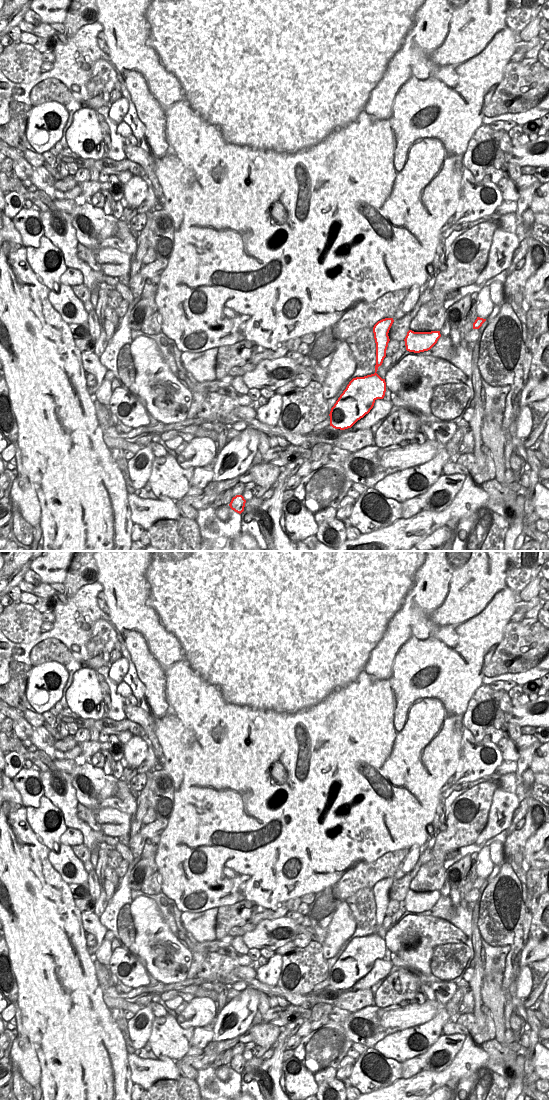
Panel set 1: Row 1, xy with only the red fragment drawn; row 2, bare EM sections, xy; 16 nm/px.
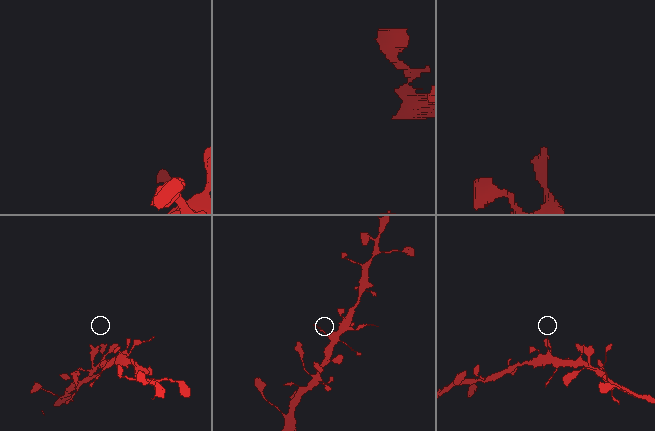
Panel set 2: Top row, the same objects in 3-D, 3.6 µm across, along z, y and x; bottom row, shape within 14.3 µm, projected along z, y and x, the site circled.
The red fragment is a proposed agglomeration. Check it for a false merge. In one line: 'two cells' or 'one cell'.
one cell

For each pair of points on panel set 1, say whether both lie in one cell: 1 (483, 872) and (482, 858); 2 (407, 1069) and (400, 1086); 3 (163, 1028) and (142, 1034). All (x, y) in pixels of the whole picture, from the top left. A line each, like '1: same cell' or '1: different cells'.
1: same cell
2: different cells
3: different cells

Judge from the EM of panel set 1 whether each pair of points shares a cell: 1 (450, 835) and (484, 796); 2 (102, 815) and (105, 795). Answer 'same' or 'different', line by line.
1: same
2: different

